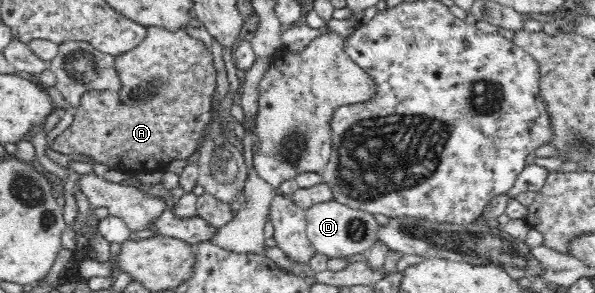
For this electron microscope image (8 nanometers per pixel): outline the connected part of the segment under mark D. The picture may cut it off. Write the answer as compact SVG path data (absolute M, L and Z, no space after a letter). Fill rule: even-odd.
M334 199L305 209L305 217L307 236L312 247L316 249L317 253L324 254L328 258L344 259L364 253L381 236L380 227L373 214L350 208Z

